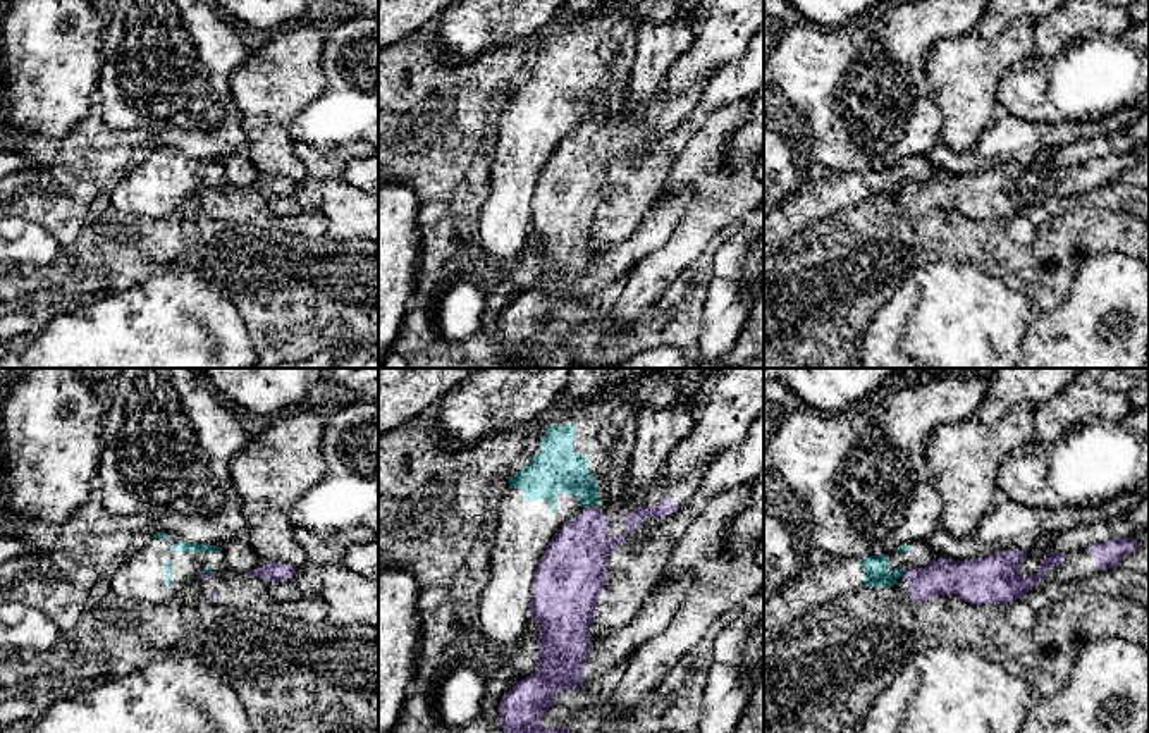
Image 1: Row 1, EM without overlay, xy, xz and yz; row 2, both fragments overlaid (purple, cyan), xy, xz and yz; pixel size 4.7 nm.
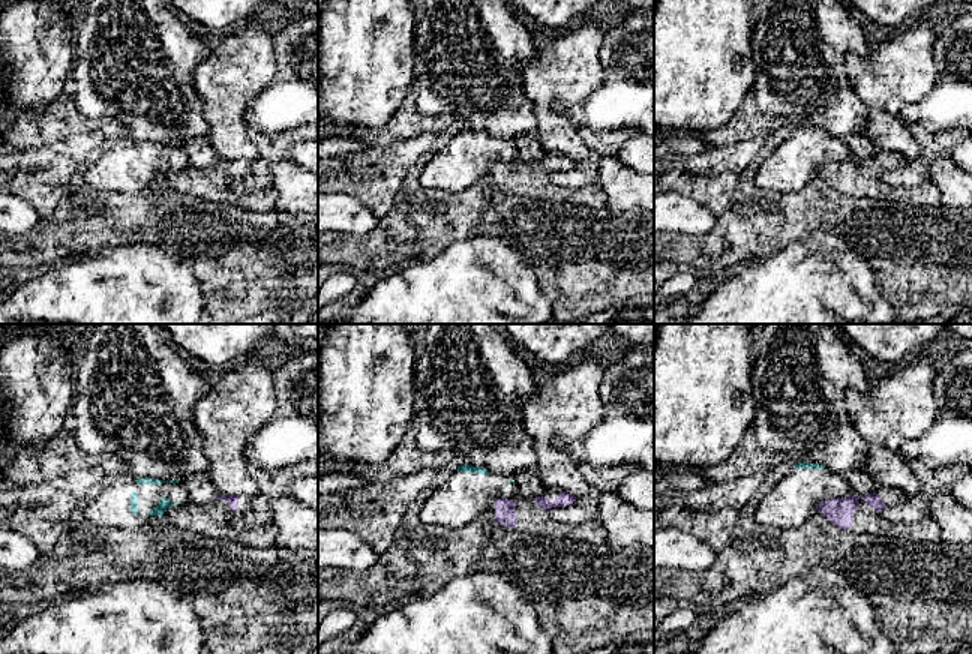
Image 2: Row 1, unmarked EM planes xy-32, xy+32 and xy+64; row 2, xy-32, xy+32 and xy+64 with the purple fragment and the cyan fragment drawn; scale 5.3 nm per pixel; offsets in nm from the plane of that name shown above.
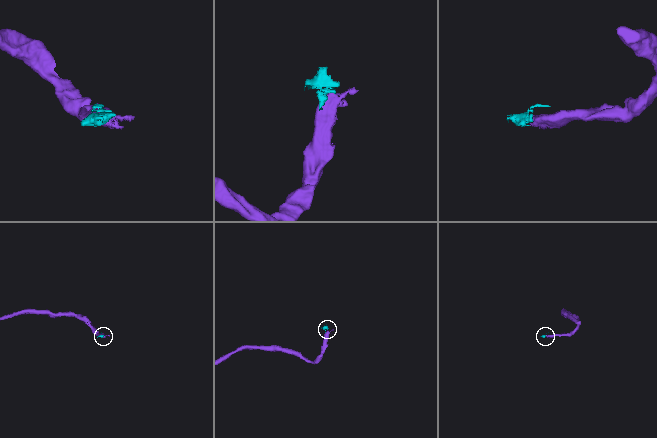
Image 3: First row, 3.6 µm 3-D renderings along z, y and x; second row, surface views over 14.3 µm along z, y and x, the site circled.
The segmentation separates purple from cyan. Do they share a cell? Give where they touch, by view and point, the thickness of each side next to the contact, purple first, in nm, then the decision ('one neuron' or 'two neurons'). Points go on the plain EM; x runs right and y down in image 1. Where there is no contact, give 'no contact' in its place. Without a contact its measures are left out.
yz (905, 186) | 180/110 nm | two neurons

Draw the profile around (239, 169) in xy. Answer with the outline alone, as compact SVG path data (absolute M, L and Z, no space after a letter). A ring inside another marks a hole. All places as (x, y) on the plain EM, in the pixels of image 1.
M234 153L220 160L225 169L227 181L237 188L249 188L258 181L260 170L255 167L248 153Z

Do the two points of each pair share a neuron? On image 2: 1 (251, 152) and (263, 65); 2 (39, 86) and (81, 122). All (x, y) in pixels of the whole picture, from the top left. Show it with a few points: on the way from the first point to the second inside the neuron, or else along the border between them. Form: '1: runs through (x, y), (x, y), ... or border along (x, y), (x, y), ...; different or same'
1: runs through (234, 131), (234, 93), (242, 86); same
2: border along (65, 89), (39, 114), (30, 114), (20, 108); different

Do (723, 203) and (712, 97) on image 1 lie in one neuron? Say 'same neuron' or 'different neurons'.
different neurons

